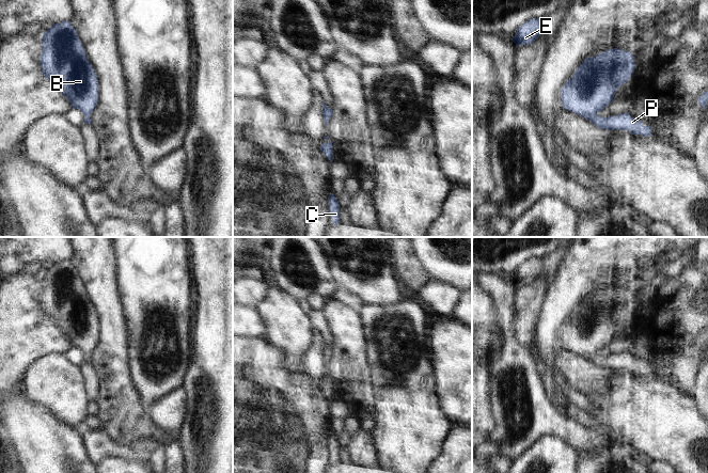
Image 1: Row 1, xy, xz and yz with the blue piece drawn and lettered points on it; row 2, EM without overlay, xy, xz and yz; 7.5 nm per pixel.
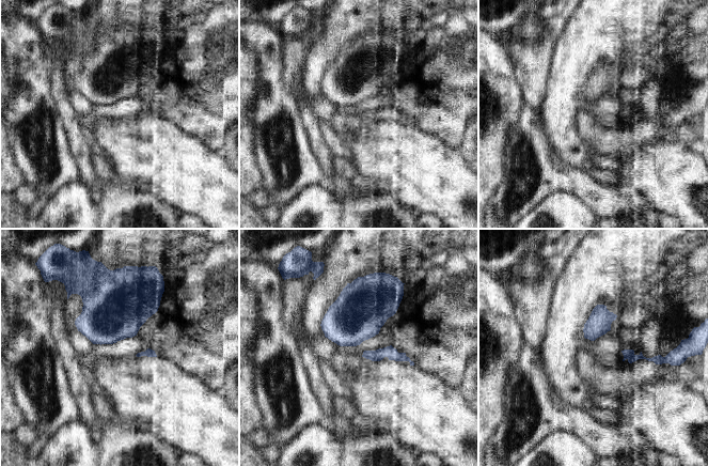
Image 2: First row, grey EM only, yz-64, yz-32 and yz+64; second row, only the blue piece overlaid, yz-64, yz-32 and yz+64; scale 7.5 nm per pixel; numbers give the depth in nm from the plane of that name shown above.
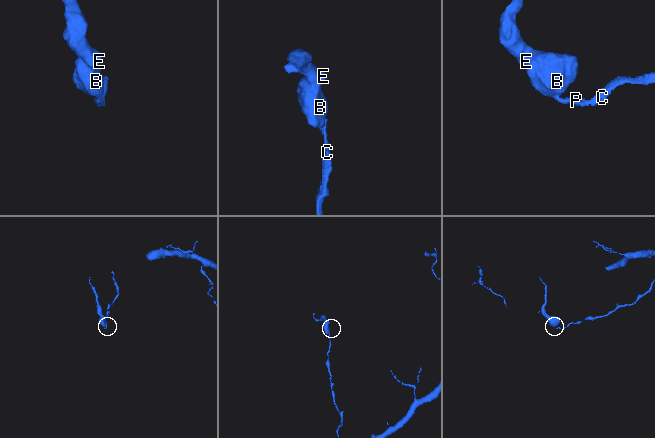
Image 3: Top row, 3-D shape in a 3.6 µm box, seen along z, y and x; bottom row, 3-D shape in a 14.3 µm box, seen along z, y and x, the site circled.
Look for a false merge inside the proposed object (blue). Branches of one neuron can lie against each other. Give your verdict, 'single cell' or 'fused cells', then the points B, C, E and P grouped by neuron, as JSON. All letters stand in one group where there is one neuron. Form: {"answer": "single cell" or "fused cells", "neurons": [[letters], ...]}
{"answer": "single cell", "neurons": [["B", "C", "E", "P"]]}

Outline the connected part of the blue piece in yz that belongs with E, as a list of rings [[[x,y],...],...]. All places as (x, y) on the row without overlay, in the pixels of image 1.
[[[531,257],[517,268],[513,281],[516,285],[530,284],[540,274],[541,268],[542,259]]]

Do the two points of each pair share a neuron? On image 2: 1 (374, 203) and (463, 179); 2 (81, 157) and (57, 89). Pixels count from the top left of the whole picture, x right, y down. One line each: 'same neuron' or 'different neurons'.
1: different neurons
2: same neuron

